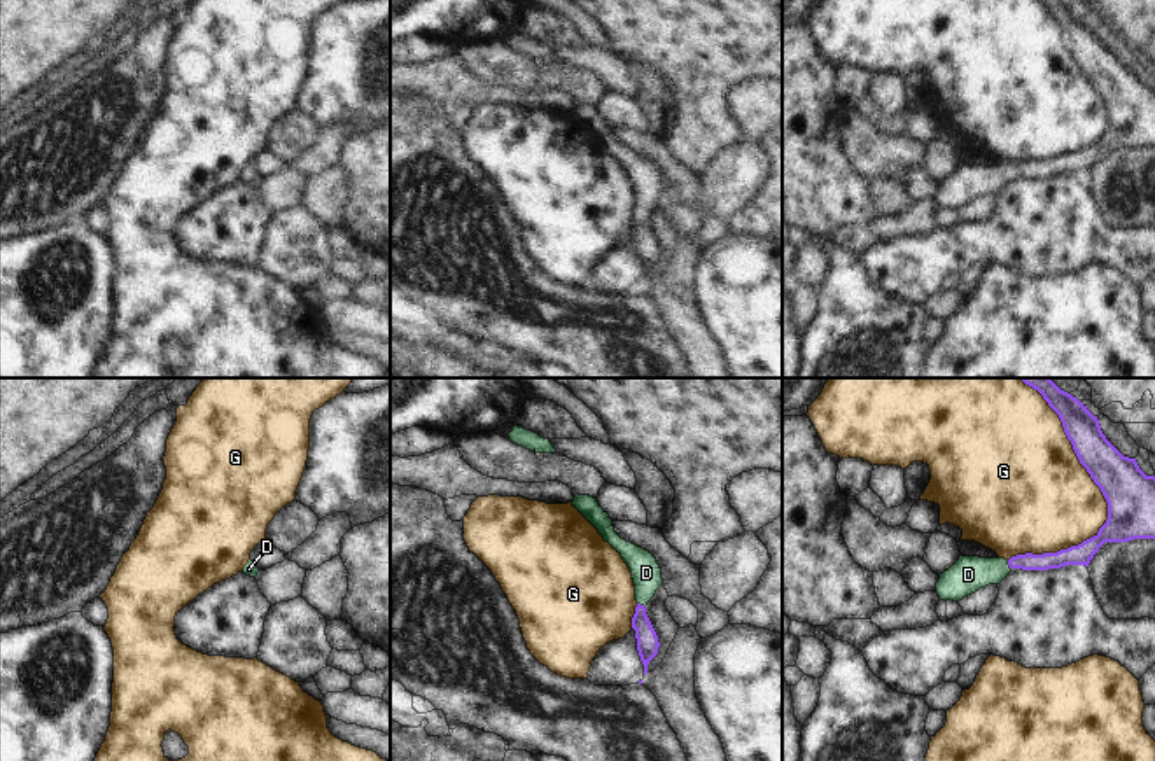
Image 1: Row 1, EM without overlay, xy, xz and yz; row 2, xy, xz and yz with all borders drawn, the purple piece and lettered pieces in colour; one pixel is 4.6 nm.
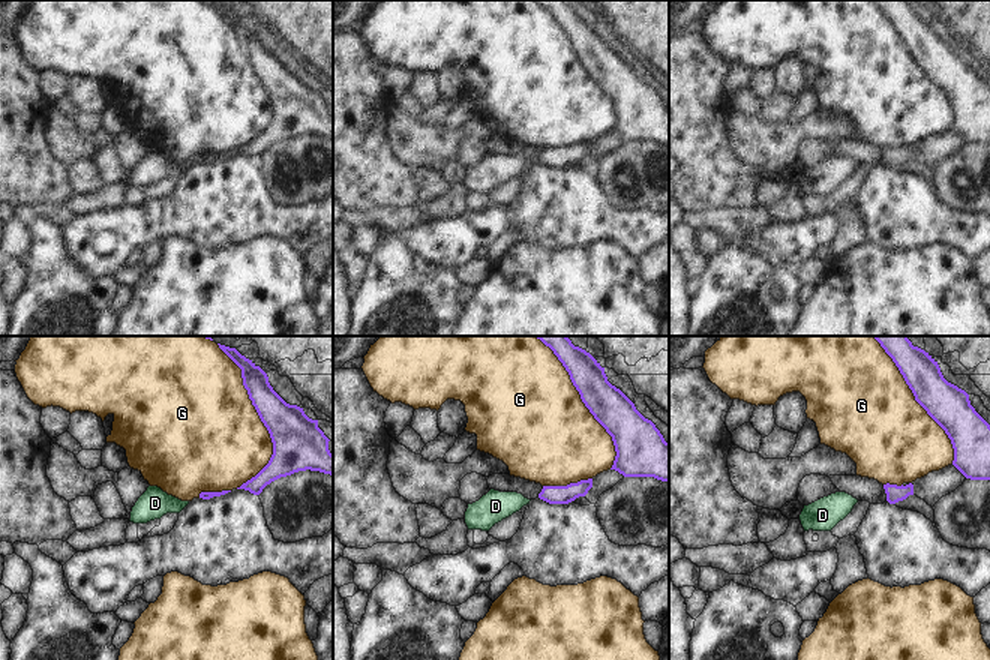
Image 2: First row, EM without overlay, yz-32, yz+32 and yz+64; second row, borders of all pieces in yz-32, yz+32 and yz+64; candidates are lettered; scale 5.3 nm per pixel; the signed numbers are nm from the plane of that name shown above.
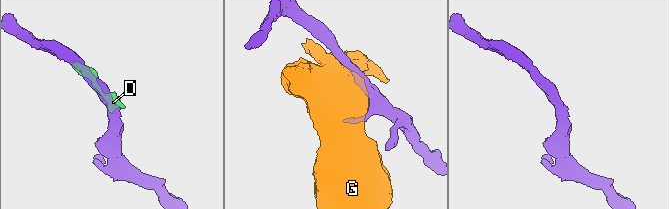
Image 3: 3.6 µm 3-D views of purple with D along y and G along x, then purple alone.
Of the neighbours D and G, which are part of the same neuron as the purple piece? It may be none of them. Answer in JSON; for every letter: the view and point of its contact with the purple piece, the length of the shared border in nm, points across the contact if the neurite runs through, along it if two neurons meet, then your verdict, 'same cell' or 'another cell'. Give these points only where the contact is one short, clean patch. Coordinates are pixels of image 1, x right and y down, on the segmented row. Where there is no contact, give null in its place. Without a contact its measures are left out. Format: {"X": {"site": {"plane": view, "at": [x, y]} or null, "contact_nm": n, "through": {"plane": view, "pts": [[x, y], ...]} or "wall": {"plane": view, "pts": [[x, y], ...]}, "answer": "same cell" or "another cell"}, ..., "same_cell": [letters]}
{"D": {"site": {"plane": "yz", "at": [1008, 564]}, "contact_nm": 50, "through": {"plane": "yz", "pts": [[1061, 558], [1008, 564], [993, 571], [968, 574]]}, "answer": "same cell"}, "G": {"site": {"plane": "yz", "at": [1105, 497]}, "contact_nm": 850, "answer": "another cell"}, "same_cell": ["D"]}

